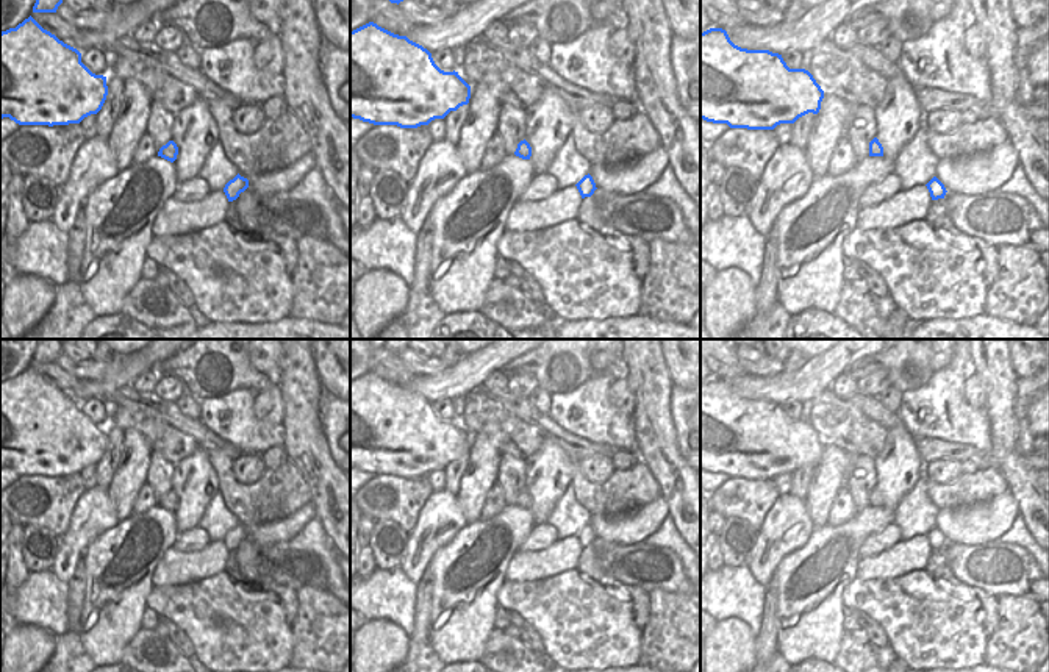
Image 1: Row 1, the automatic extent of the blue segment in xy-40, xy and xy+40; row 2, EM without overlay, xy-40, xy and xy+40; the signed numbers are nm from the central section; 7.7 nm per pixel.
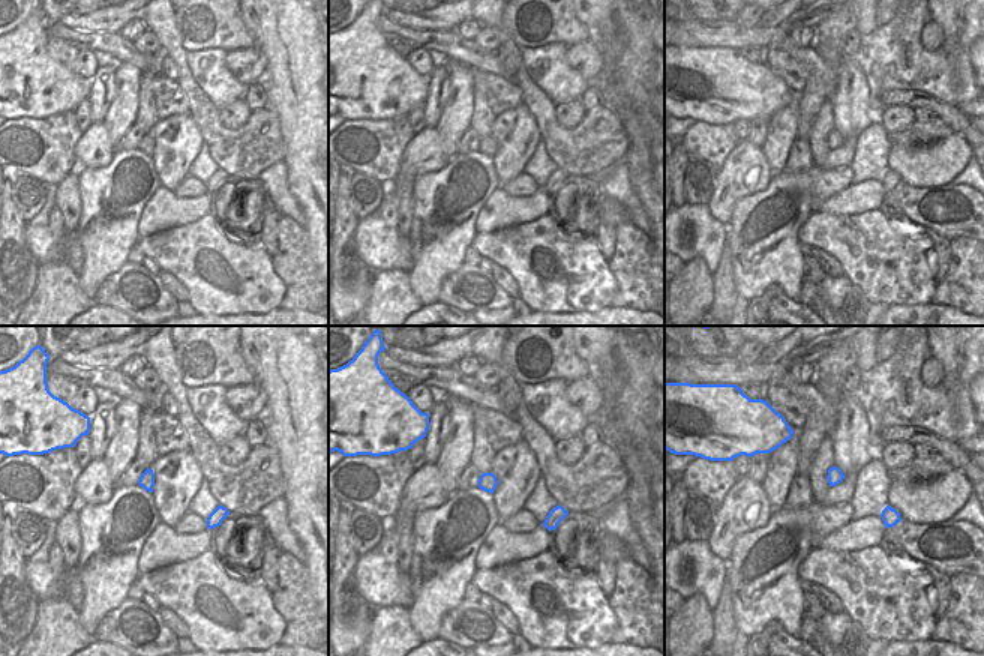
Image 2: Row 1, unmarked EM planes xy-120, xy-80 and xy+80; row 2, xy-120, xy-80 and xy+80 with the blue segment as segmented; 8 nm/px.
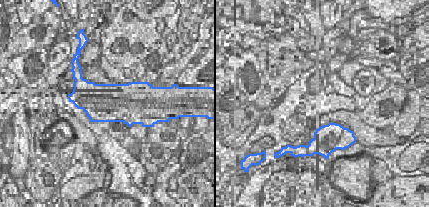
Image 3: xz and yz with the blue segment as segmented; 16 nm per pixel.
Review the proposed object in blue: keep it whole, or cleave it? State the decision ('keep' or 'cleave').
keep

